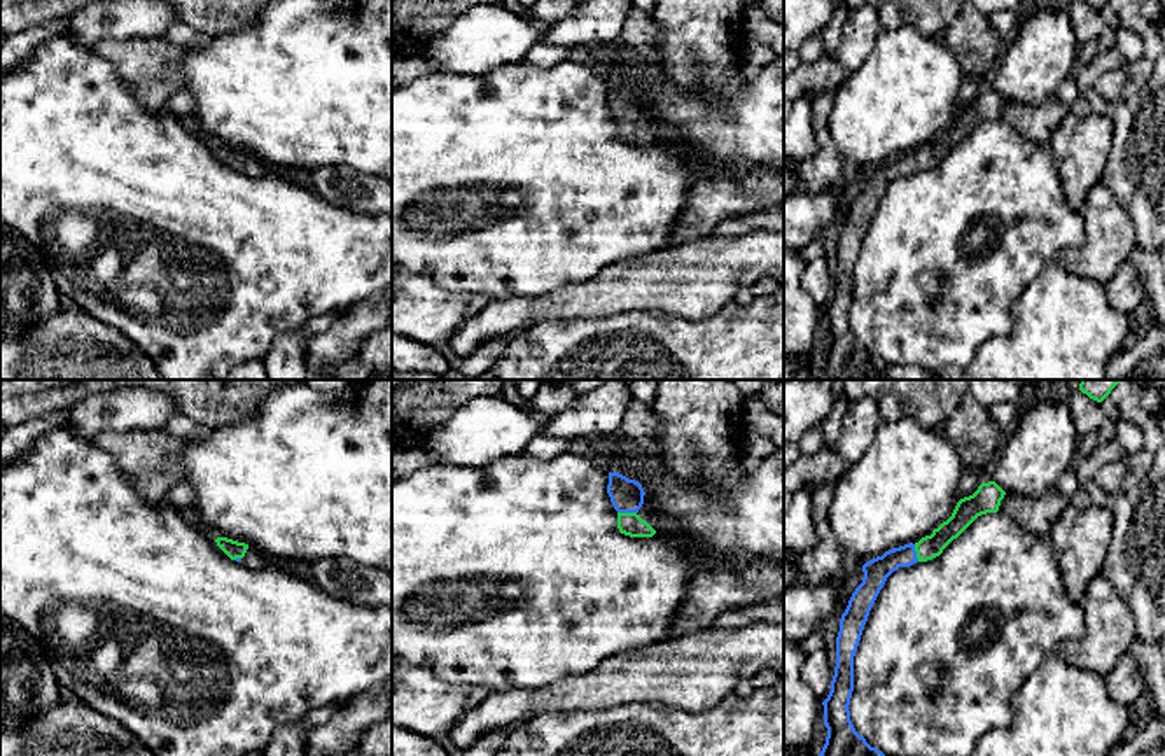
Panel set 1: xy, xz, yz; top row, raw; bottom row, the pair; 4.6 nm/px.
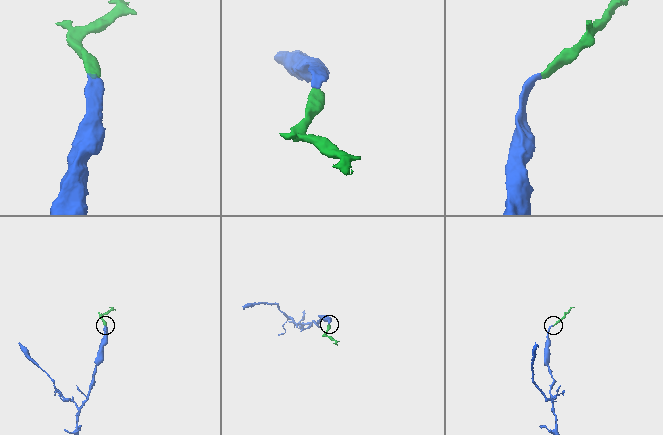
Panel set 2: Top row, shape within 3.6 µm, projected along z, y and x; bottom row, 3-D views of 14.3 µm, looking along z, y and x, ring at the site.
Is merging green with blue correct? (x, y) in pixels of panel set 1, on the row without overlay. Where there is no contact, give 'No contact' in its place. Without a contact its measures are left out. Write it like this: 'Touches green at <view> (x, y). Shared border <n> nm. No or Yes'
Touches green at xz (627, 121). Shared border 90 nm. Yes

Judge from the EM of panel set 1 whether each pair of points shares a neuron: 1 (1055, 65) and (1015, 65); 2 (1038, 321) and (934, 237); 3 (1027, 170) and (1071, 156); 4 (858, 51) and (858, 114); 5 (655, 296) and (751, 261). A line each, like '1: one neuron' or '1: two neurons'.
1: one neuron
2: two neurons
3: two neurons
4: two neurons
5: one neuron

